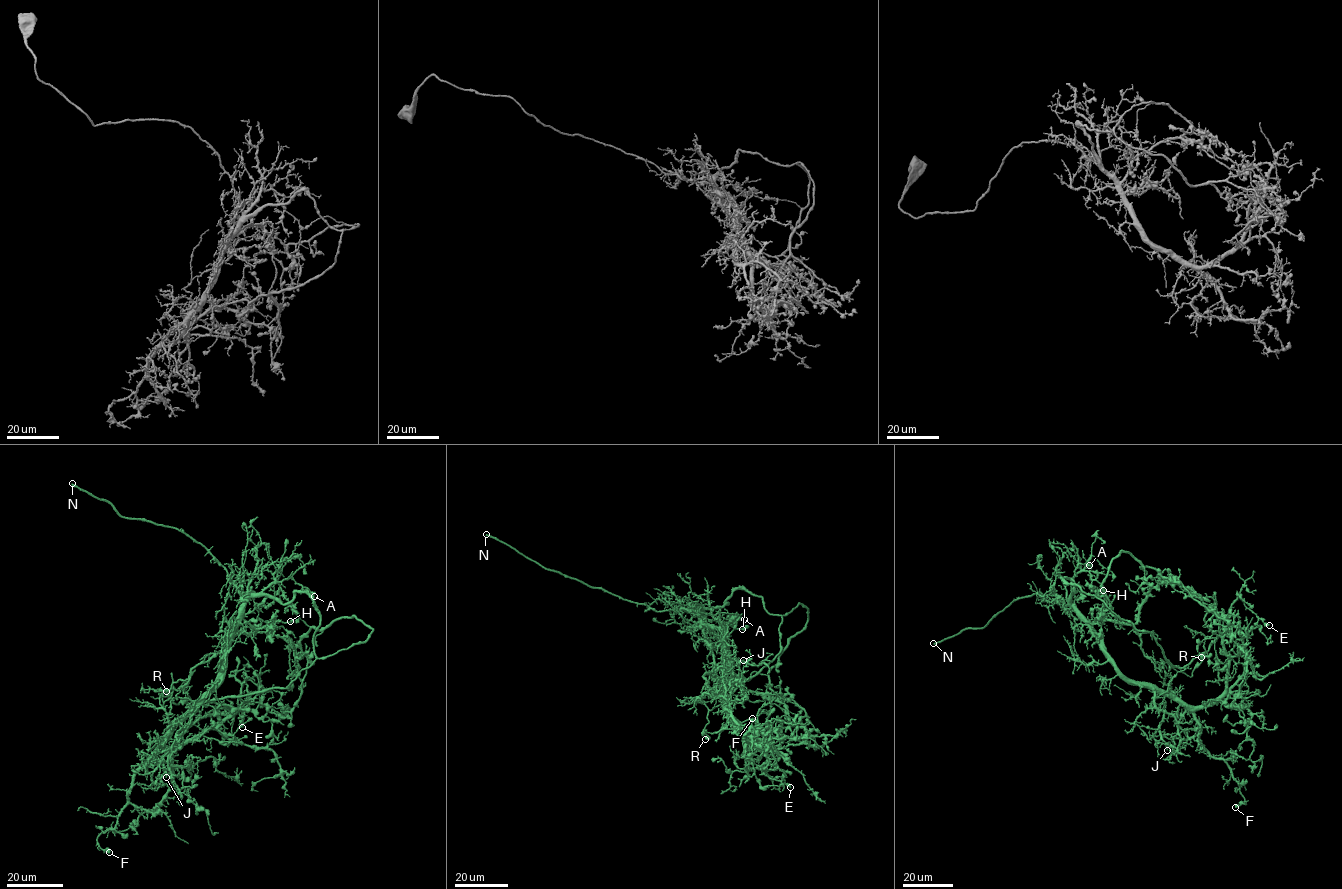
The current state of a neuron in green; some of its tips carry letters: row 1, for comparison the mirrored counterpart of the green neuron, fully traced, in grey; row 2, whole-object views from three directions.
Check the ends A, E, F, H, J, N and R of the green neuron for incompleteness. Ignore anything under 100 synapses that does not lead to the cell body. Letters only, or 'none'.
N

